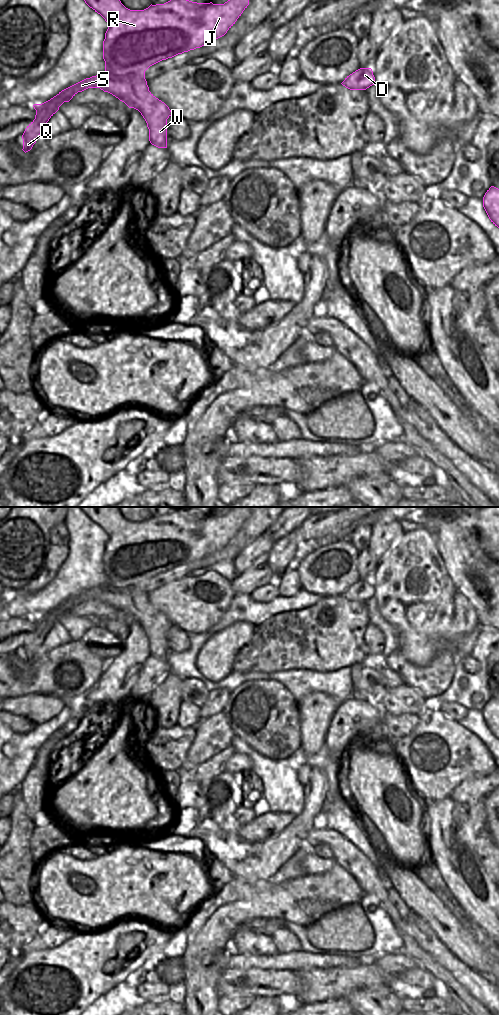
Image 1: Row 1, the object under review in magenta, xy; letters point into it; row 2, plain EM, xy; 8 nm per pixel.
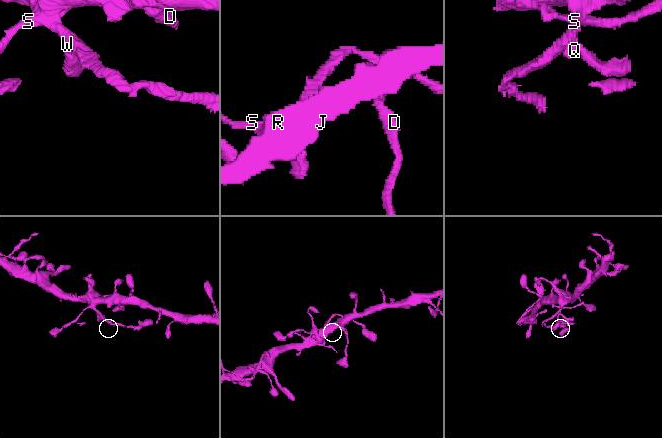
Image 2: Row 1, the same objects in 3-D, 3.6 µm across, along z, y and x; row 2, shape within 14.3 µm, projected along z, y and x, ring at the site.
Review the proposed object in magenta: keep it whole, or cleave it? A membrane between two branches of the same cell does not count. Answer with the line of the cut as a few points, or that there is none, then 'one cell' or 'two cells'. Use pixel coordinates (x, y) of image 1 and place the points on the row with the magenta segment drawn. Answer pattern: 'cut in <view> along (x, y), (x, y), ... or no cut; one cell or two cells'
no cut; one cell

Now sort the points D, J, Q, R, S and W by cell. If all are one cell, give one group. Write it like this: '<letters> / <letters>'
D J Q R S W

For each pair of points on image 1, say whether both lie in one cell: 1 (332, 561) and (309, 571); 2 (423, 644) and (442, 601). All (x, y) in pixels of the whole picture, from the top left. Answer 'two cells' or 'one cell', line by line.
1: one cell
2: one cell

